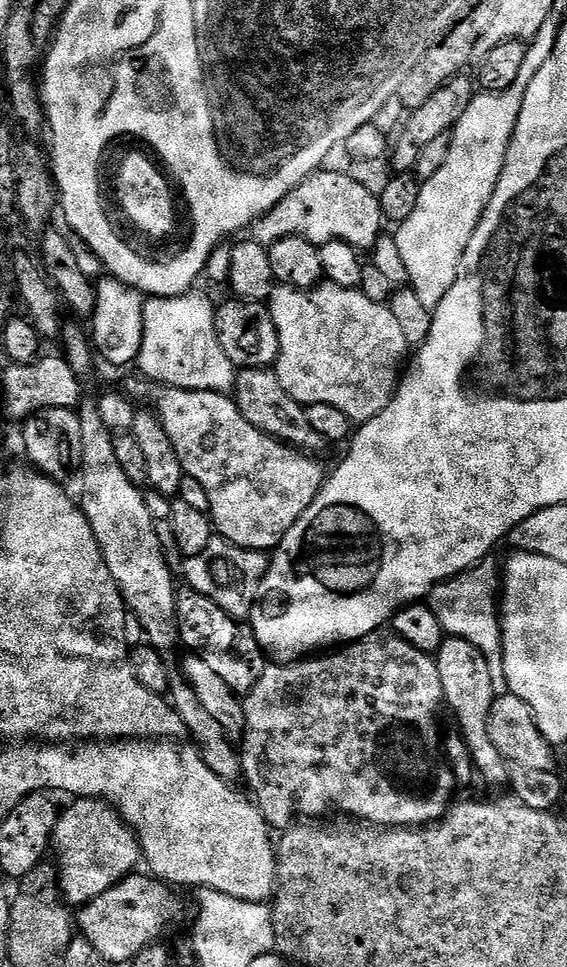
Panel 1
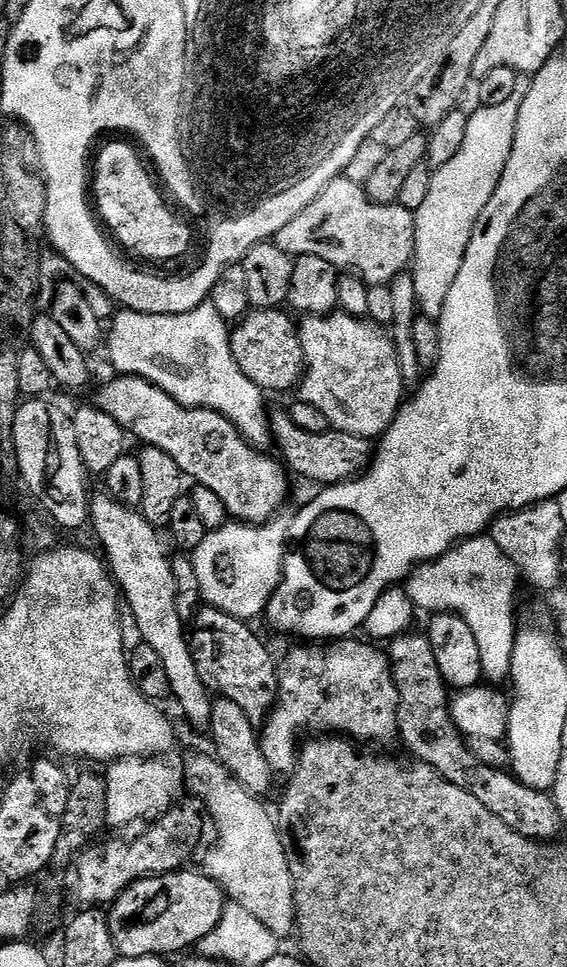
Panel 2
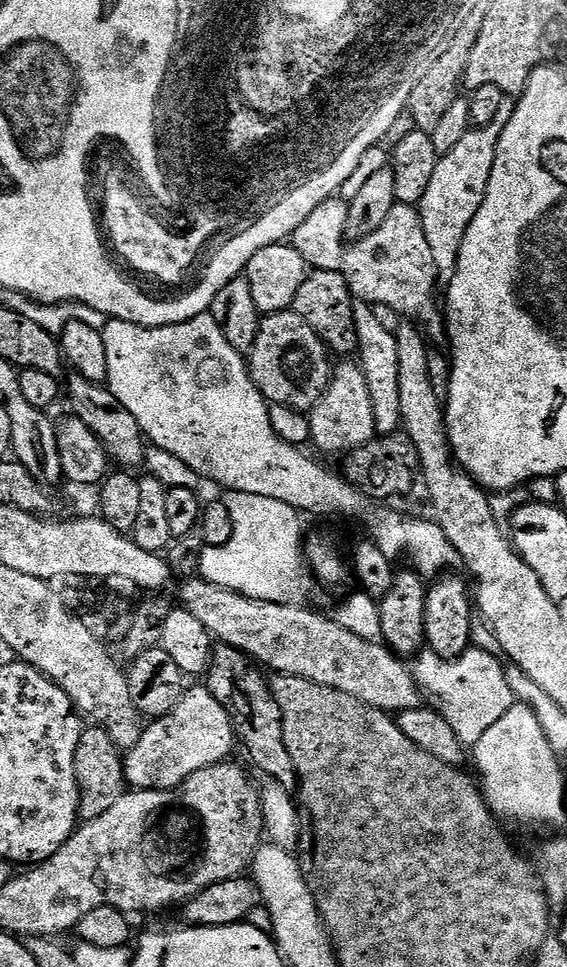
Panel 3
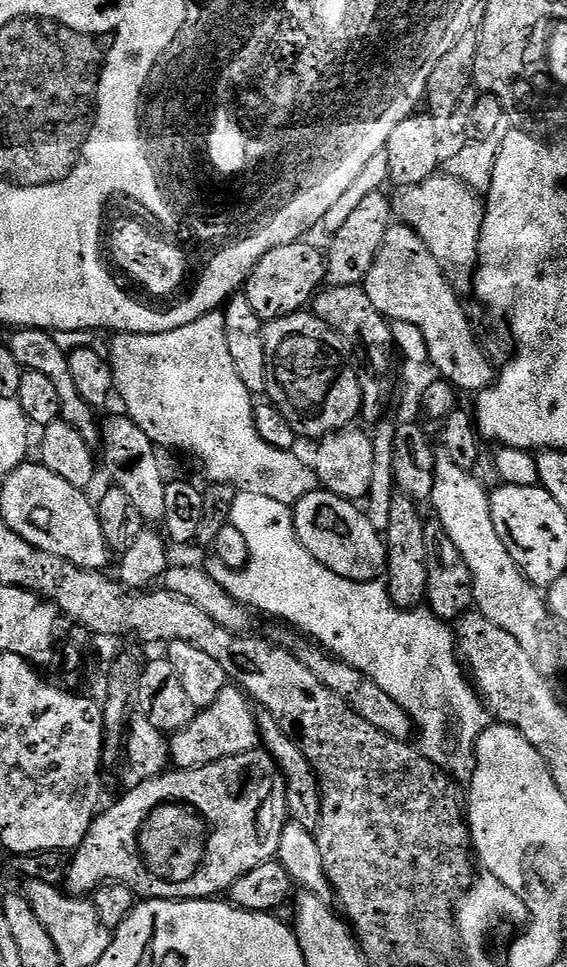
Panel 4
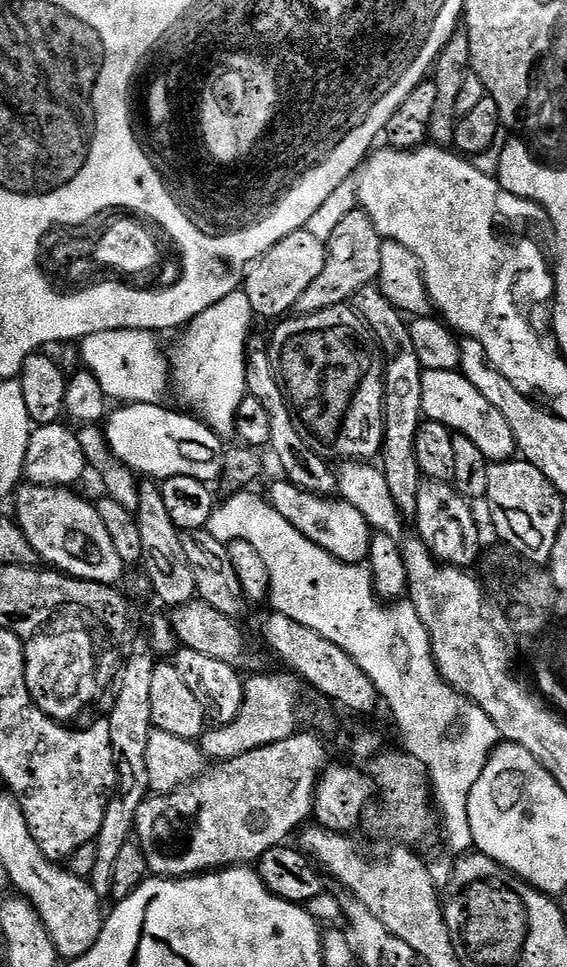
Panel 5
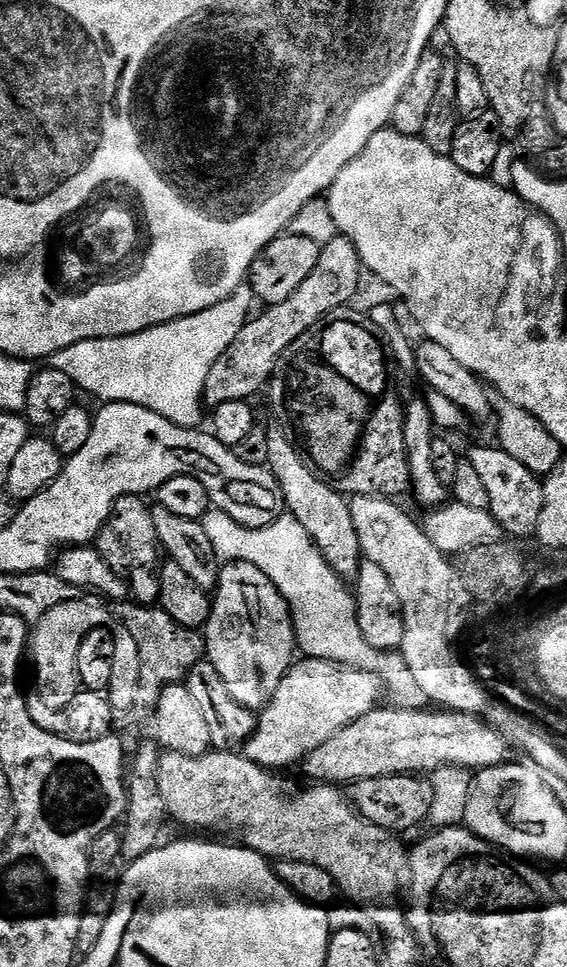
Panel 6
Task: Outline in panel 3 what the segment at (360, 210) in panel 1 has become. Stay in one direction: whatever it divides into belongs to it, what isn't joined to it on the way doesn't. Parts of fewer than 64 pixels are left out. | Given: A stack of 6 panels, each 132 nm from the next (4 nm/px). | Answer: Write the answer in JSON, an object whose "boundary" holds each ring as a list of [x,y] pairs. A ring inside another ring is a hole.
{"boundary":[[[333,198],[322,202],[322,206],[318,206],[318,210],[314,210],[314,214],[310,214],[310,218],[298,226],[290,243],[298,250],[298,254],[302,254],[309,269],[340,272],[357,301],[373,306],[390,306],[390,310],[394,310],[400,317],[419,321],[429,341],[443,341],[446,320],[441,305],[439,308],[432,301],[438,273],[430,242],[426,242],[426,230],[422,230],[419,207],[397,202],[394,210],[390,210],[390,218],[386,218],[386,222],[382,222],[374,234],[349,244],[346,243],[347,231],[348,204]]]}

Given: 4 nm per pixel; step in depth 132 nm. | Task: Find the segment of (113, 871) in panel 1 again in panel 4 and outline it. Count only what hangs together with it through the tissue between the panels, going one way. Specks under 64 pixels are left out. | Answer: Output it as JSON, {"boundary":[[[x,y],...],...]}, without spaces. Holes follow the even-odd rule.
{"boundary":[[[229,686],[222,690],[222,694],[212,703],[211,708],[197,711],[196,717],[185,728],[177,730],[170,740],[170,760],[177,769],[200,768],[204,764],[213,764],[227,756],[249,752],[261,747],[260,726],[257,713],[252,713],[254,704],[239,687]]]}

